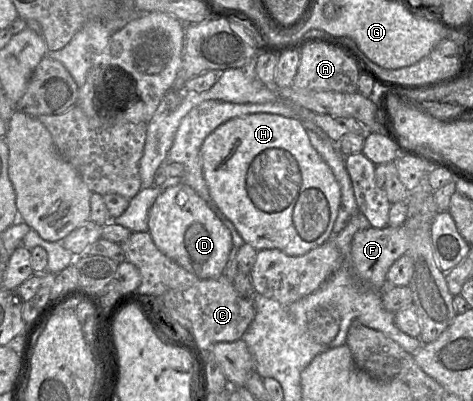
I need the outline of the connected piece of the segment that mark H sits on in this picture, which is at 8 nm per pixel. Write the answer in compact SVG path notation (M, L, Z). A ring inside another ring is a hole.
M252 113L230 119L206 137L200 149L200 159L204 178L212 199L223 214L234 224L245 243L250 244L257 251L278 249L292 257L303 256L333 237L333 226L341 203L341 189L329 165L312 146L305 124L299 118L272 113Z

